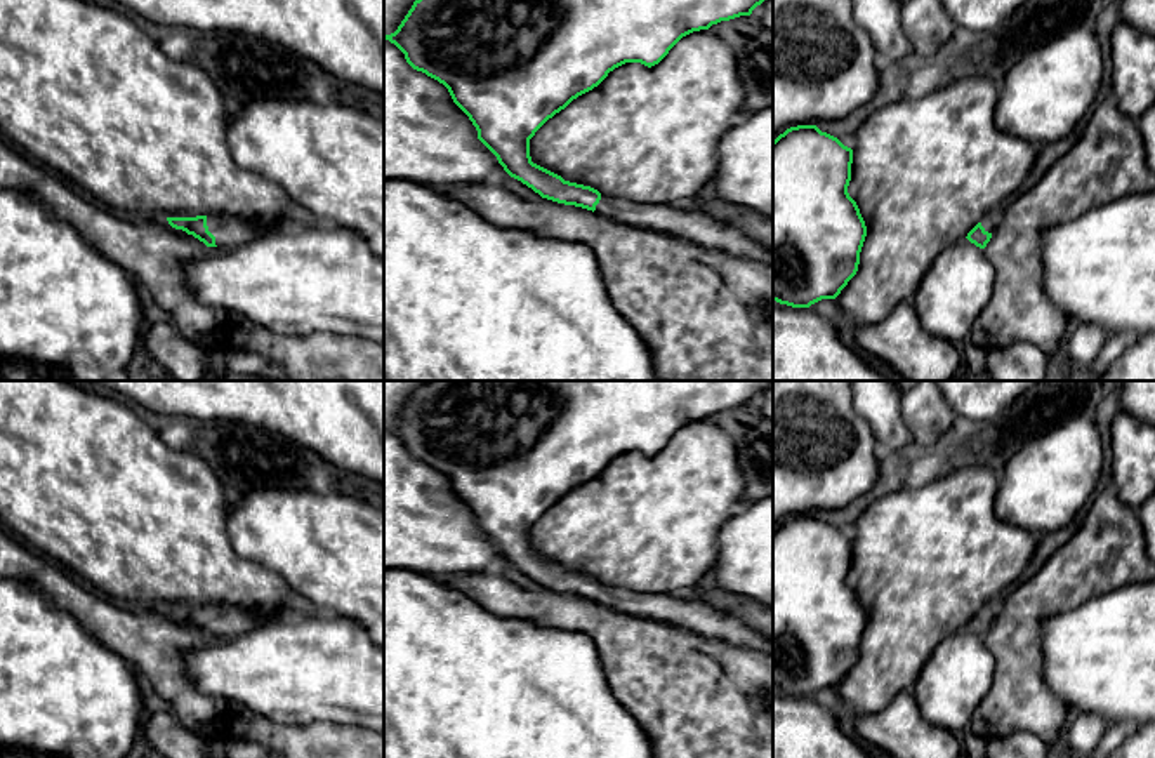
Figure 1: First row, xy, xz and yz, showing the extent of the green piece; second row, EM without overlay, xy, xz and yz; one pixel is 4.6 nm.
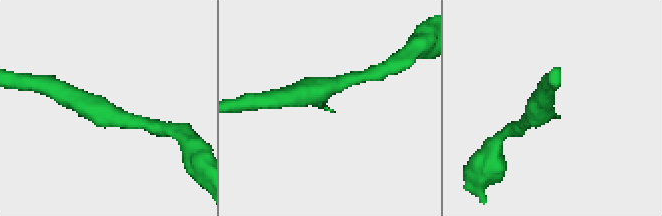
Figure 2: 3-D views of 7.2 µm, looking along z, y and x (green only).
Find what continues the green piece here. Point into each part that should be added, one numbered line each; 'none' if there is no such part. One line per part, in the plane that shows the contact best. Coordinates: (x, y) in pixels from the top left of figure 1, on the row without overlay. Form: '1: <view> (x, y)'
1: xy (230, 621)

